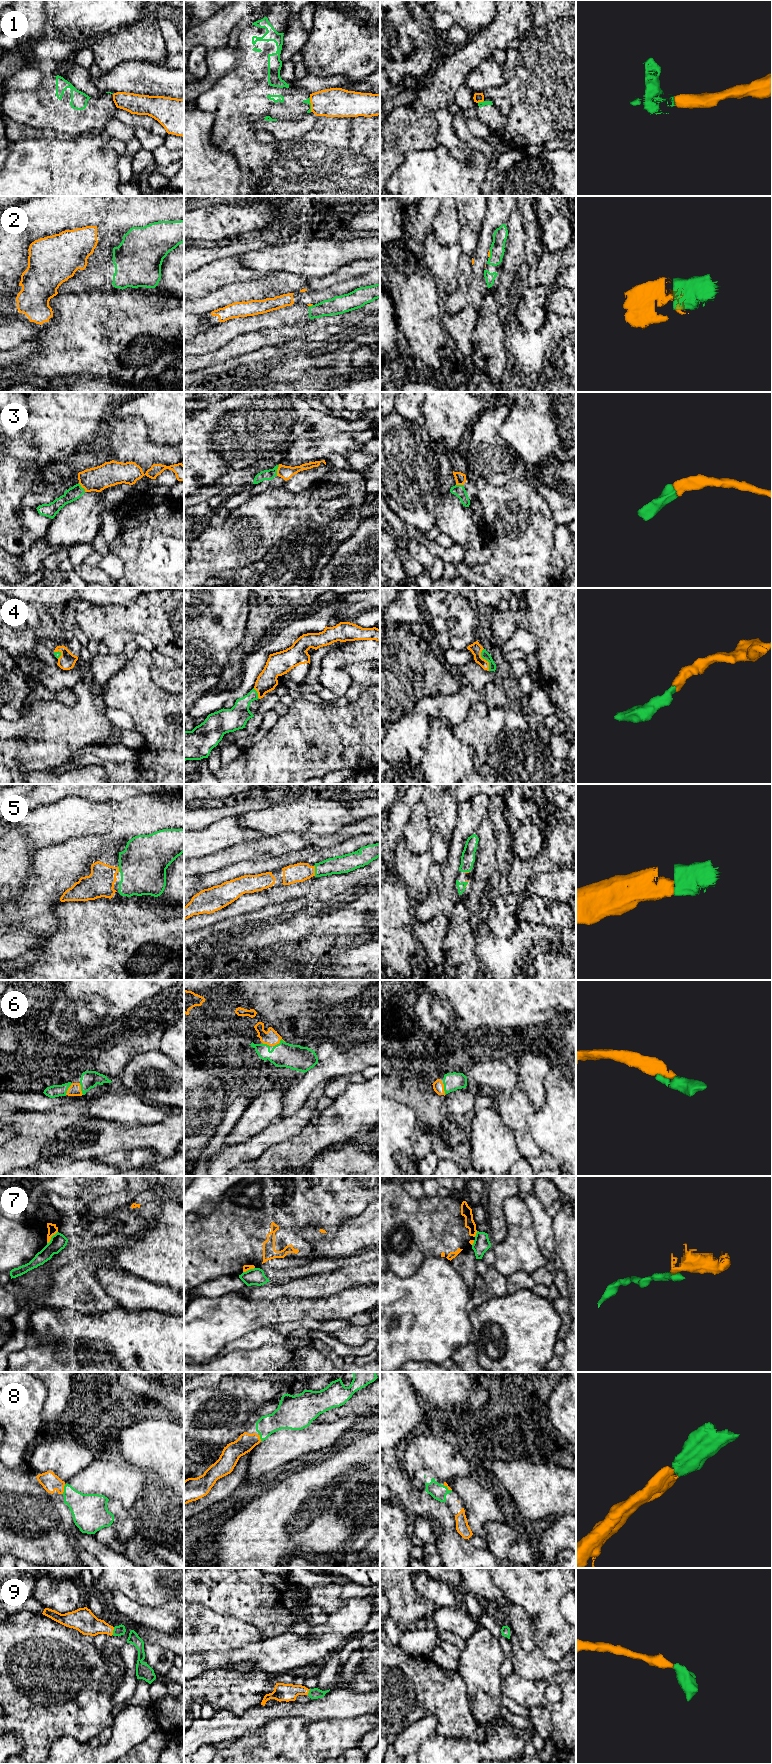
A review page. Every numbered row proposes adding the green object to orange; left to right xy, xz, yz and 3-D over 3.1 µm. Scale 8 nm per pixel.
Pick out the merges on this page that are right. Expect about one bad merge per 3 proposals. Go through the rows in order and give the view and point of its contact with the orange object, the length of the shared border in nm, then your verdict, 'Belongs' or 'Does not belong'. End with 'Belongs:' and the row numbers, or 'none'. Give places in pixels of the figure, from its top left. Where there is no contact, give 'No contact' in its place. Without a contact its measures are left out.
1: Touches orange at yz (480, 101). Shared border 50 nm. Does not belong
2: Touches orange at yz (489, 254). Shared border 60 nm. Does not belong
3: Touches orange at xz (277, 470). Shared border 90 nm. Belongs
4: Touches orange at yz (484, 659). Shared border 190 nm. Belongs
5: Touches orange at xz (314, 870). Shared border 90 nm. Belongs
6: Touches orange at xz (279, 1042). Shared border 100 nm. Belongs
7: Touches orange at xy (51, 1236). Shared border 130 nm. Does not belong
8: Touches orange at xy (63, 1489). Shared border 80 nm. Belongs
9: Touches orange at xy (112, 1631). Shared border 70 nm. Belongs
Belongs: 3, 4, 5, 6, 8, 9

